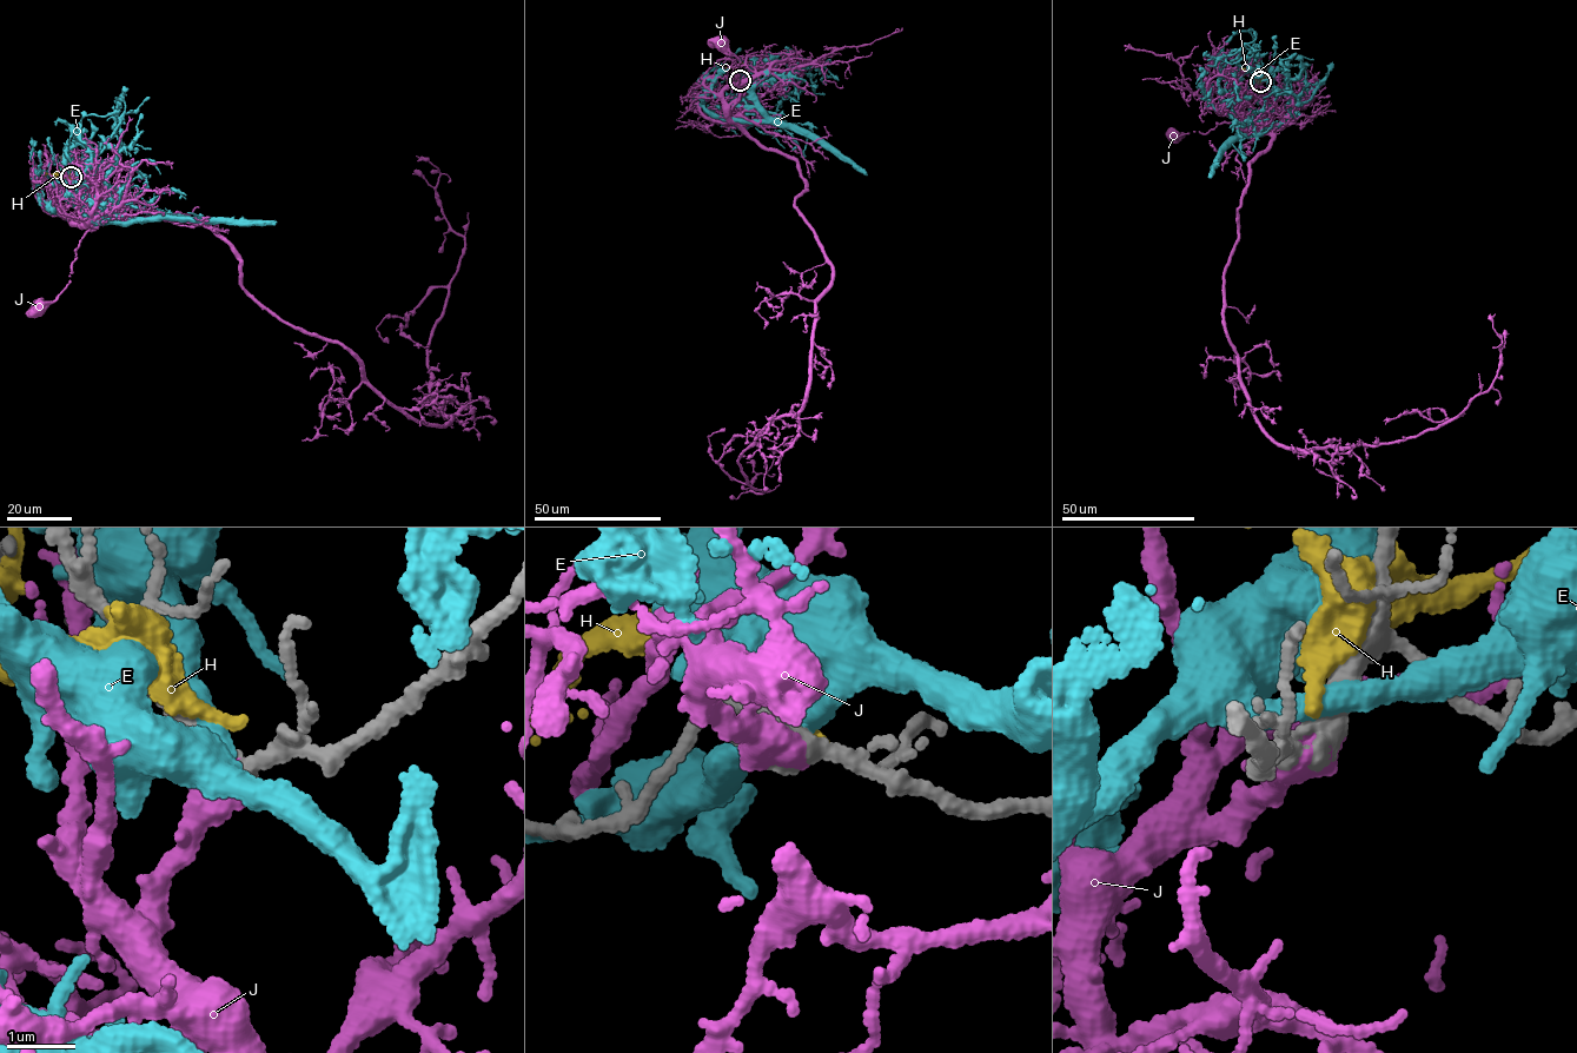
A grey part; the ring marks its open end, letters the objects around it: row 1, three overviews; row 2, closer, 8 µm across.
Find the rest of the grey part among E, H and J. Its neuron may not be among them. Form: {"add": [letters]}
{"add": ["J"]}

